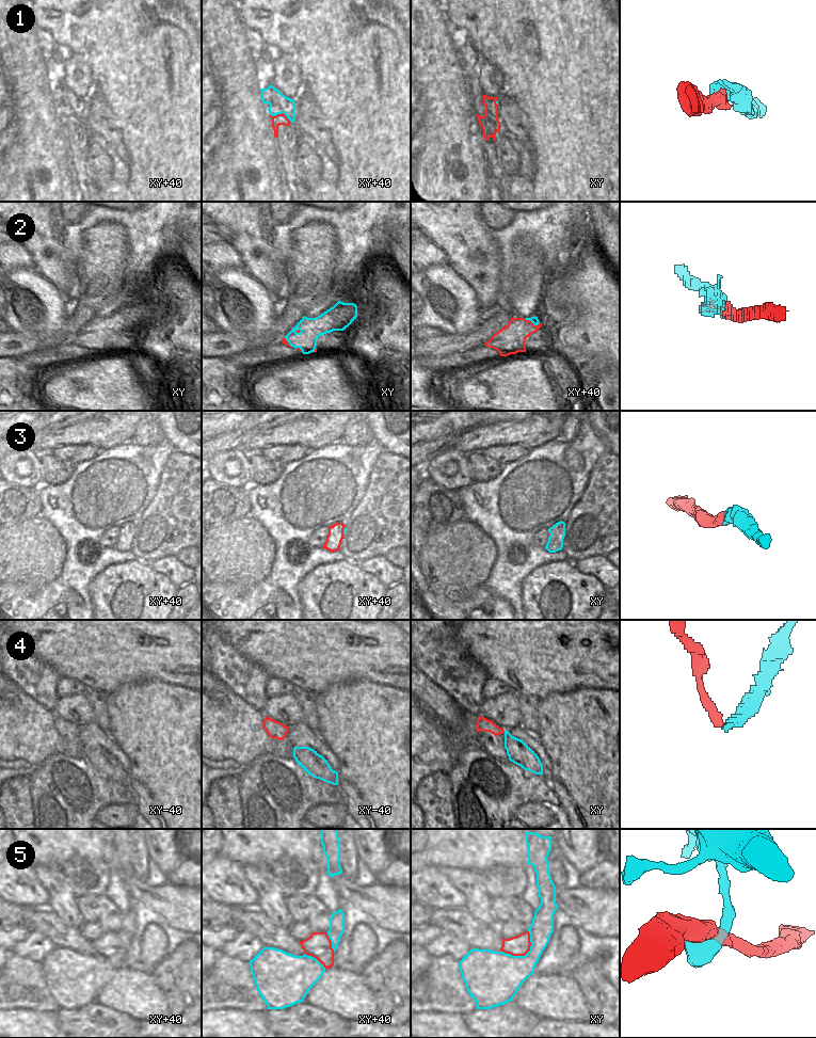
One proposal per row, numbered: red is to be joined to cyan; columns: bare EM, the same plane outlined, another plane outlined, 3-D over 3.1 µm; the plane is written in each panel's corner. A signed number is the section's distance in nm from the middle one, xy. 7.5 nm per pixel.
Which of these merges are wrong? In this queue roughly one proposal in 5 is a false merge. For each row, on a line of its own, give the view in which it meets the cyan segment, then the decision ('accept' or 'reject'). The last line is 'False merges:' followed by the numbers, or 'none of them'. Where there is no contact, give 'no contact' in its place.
1: xy+40 | accept
2: xy+40 | accept
3: xy+40 | accept
4: xy | reject
5: xy | reject
False merges: 4, 5

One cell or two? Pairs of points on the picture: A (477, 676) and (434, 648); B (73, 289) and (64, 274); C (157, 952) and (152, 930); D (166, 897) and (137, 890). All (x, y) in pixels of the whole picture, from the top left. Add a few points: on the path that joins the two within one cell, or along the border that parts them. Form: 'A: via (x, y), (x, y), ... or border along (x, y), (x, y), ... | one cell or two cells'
A: via (466, 676), (445, 658) | one cell
B: via (69, 286), (64, 277) | one cell
C: via (154, 946), (153, 936) | one cell
D: via (159, 898), (144, 893) | one cell

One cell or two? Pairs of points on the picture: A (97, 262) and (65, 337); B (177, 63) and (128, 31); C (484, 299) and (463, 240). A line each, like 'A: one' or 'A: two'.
A: one
B: one
C: one

